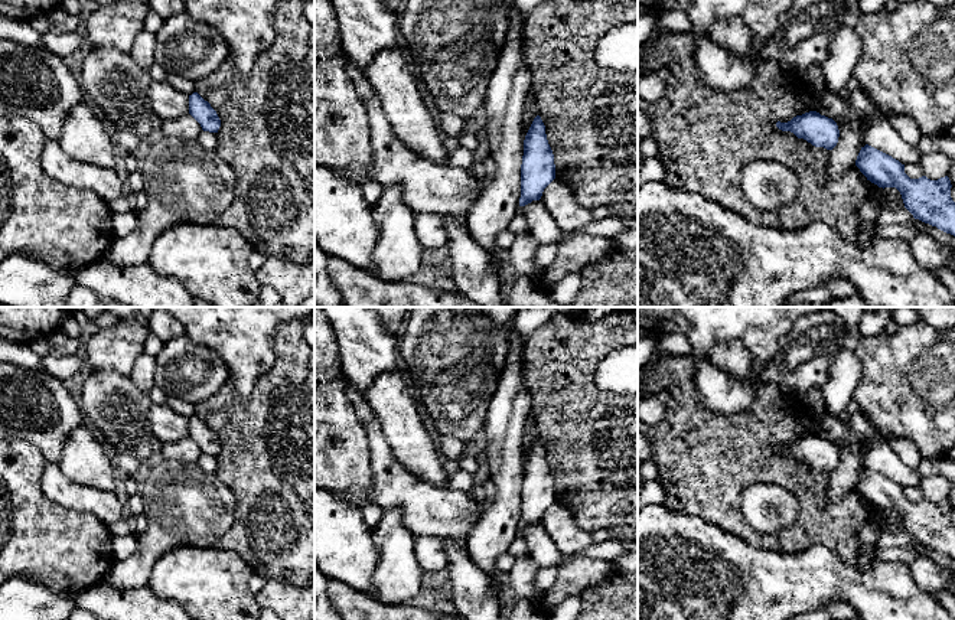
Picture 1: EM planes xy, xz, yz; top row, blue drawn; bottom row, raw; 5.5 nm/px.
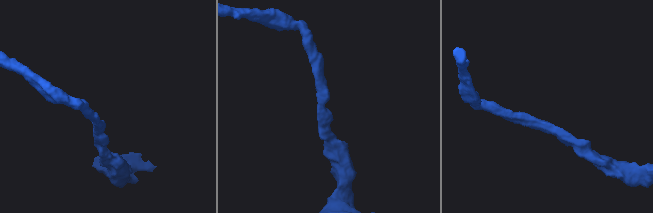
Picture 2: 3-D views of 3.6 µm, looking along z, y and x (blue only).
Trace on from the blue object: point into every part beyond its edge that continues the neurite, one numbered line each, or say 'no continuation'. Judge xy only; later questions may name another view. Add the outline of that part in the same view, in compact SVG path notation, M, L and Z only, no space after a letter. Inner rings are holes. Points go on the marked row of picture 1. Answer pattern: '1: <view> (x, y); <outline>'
no continuation

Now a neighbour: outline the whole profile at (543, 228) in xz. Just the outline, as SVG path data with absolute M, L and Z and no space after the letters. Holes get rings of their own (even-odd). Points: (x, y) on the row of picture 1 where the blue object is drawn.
M541 199L532 200L525 206L518 205L518 215L527 221L529 235L538 245L563 242L565 232L548 213Z

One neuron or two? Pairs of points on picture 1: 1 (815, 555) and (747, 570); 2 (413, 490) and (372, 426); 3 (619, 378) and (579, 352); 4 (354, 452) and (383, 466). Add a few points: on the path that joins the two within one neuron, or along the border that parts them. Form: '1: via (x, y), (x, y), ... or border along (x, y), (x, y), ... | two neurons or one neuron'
1: via (798, 570), (765, 570) | one neuron
2: via (397, 475), (381, 459), (377, 441) | one neuron
3: border along (615, 349), (595, 374), (595, 384), (610, 394) | two neurons
4: border along (362, 427), (367, 436), (371, 472), (370, 495) | two neurons

